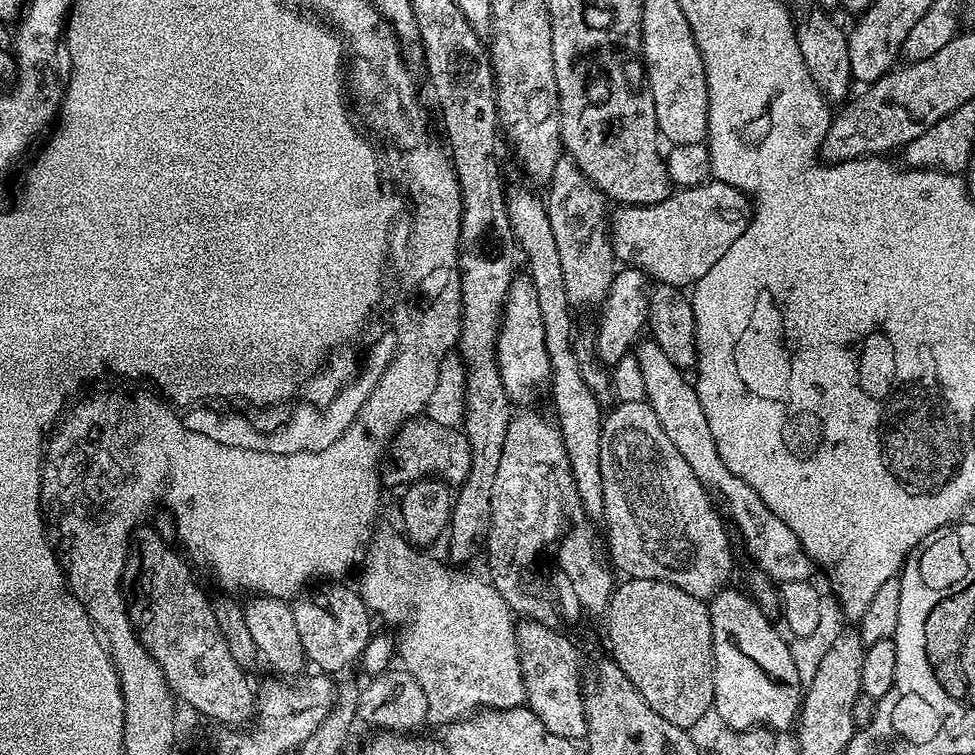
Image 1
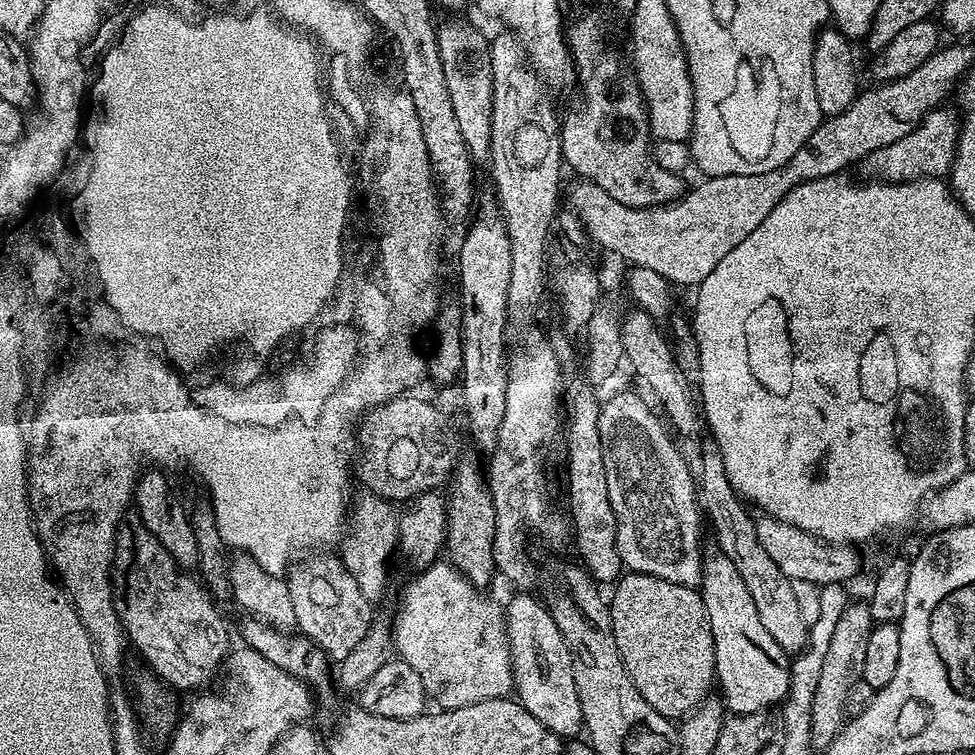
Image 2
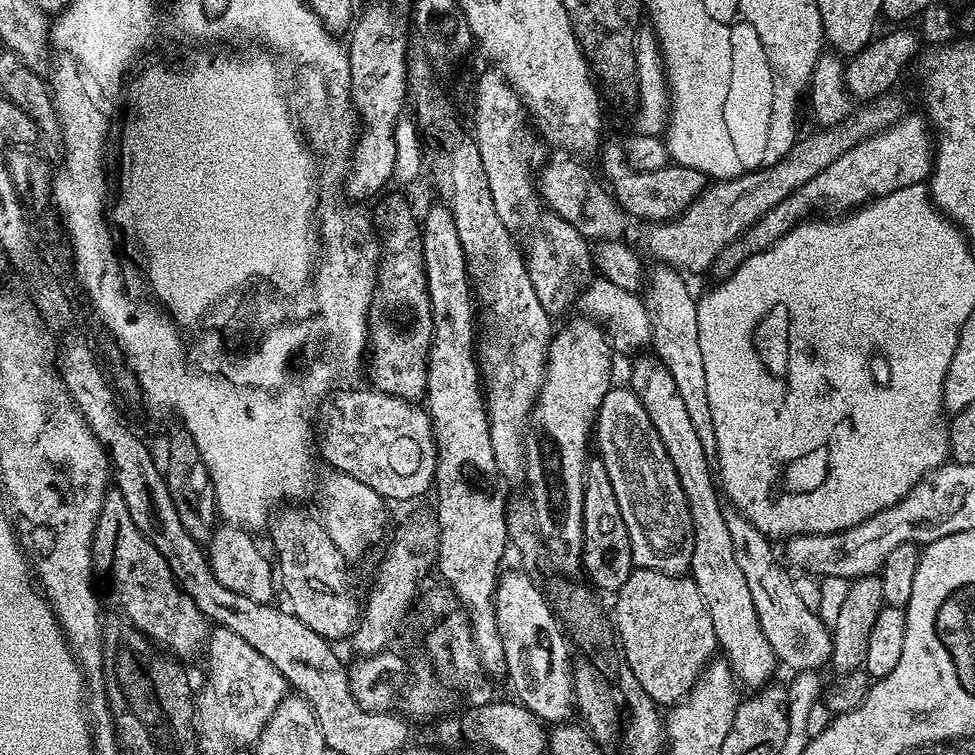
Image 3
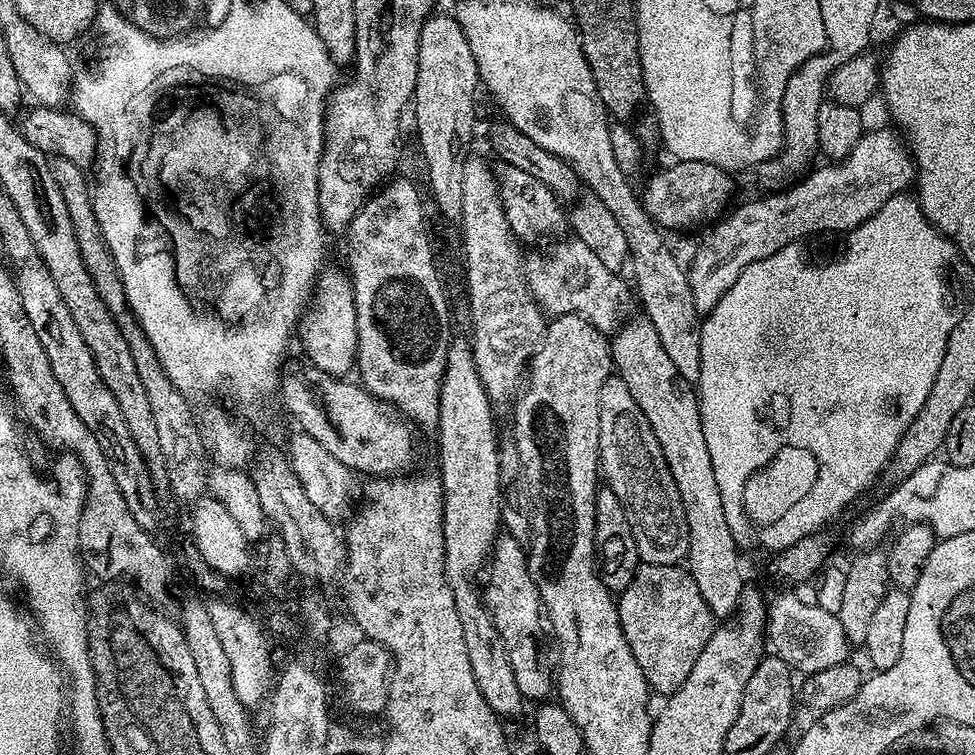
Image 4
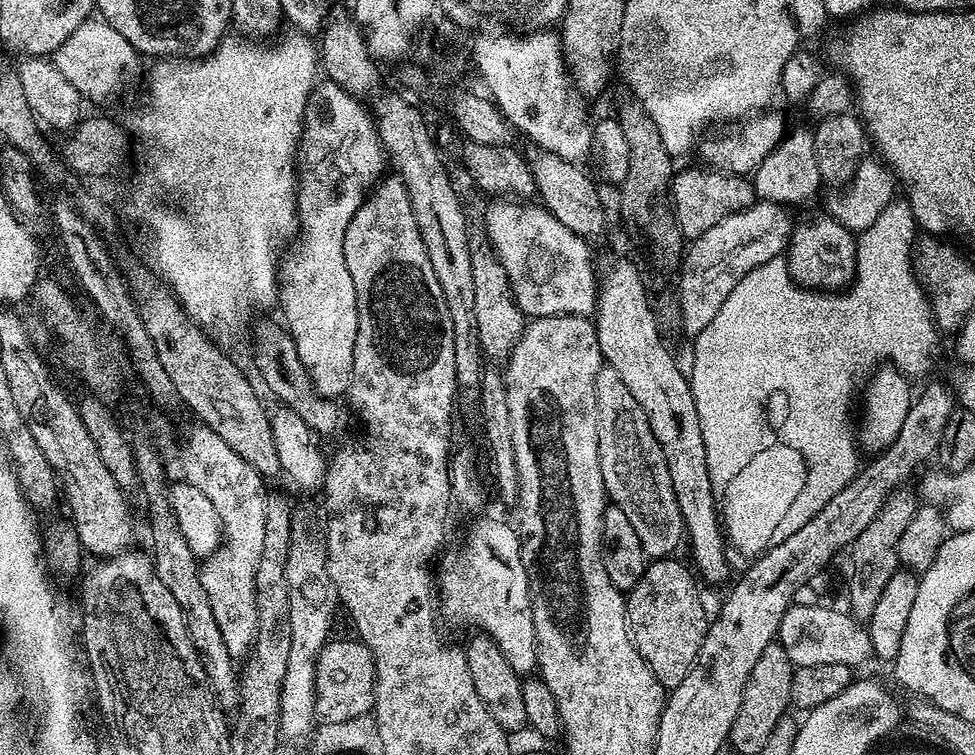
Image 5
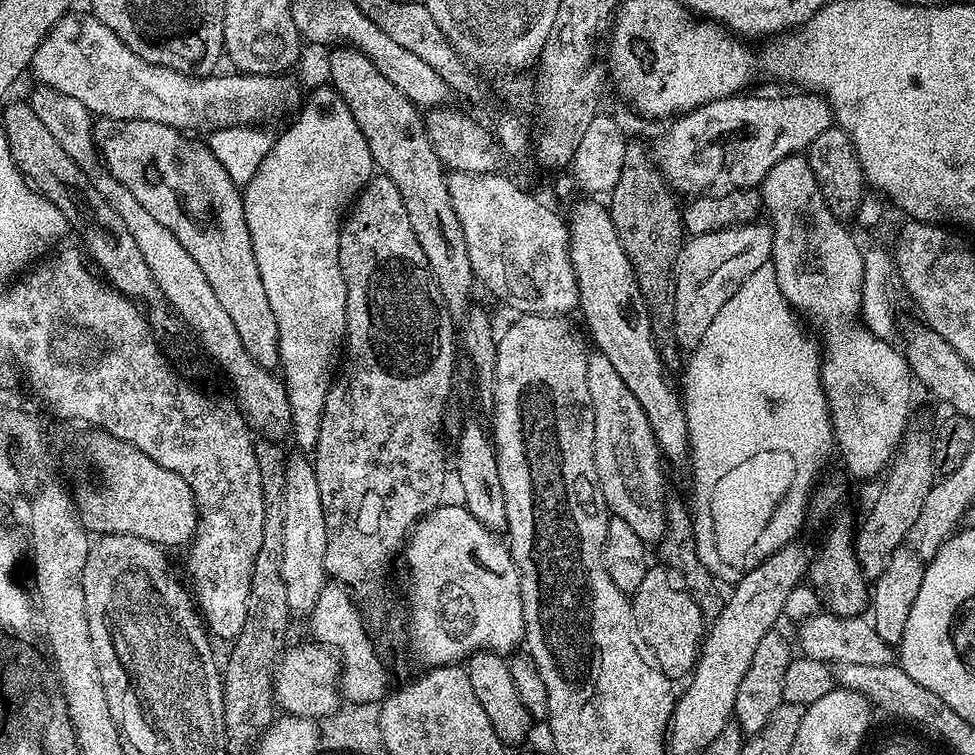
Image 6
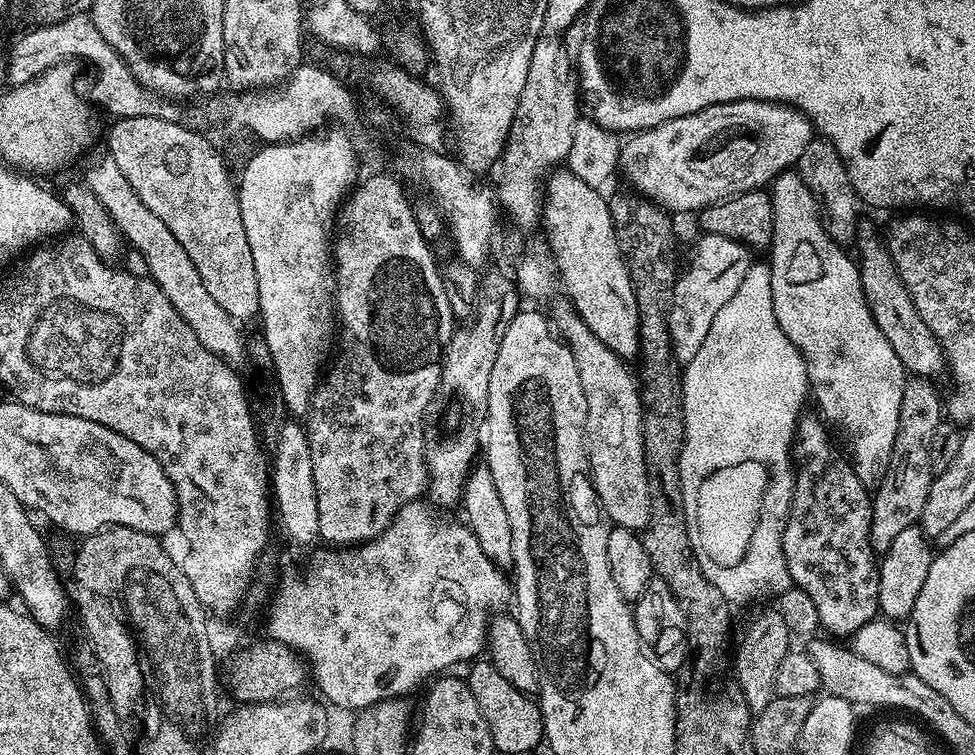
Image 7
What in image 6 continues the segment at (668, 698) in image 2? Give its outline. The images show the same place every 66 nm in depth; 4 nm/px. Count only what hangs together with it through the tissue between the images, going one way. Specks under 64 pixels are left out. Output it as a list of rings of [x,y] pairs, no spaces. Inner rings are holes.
[[[664,566],[649,567],[646,578],[642,578],[642,586],[631,593],[630,603],[635,631],[650,656],[652,651],[651,659],[655,667],[669,680],[683,681],[695,668],[696,657],[700,654],[700,645],[706,635],[704,611],[696,605],[687,588],[677,583],[673,573]]]

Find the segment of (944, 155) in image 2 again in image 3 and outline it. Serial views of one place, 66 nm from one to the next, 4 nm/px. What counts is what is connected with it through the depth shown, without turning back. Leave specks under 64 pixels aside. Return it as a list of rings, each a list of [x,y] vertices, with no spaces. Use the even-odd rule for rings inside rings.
[[[905,114],[897,124],[891,124],[884,131],[876,132],[870,138],[866,138],[858,146],[854,146],[854,150],[848,150],[846,154],[842,154],[842,158],[838,158],[833,164],[826,166],[826,170],[822,170],[822,174],[810,178],[810,182],[806,182],[806,186],[802,186],[798,191],[791,192],[789,196],[782,198],[782,202],[778,202],[763,218],[752,224],[751,228],[744,233],[742,242],[730,244],[721,252],[714,263],[715,271],[720,271],[720,274],[734,271],[749,254],[763,252],[771,244],[778,242],[778,238],[786,235],[791,228],[795,228],[797,224],[809,219],[815,213],[812,212],[815,208],[821,208],[824,211],[821,213],[824,214],[847,214],[853,209],[863,208],[870,201],[877,200],[879,196],[900,192],[906,186],[925,183],[932,175],[933,159],[934,132],[927,119],[923,115]]]

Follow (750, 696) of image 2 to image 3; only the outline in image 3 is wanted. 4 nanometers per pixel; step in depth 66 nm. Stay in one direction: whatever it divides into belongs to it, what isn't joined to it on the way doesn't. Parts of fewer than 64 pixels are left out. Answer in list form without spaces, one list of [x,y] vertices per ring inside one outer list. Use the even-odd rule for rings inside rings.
[[[655,358],[638,361],[632,368],[630,387],[642,402],[646,414],[650,414],[650,422],[654,422],[654,430],[658,430],[658,438],[662,438],[662,446],[666,446],[666,454],[670,462],[674,462],[678,482],[682,482],[682,494],[686,494],[686,506],[690,510],[690,522],[694,530],[690,575],[702,594],[702,602],[706,602],[706,610],[710,610],[710,622],[714,622],[714,634],[719,651],[723,659],[727,660],[728,665],[732,667],[732,673],[741,685],[749,684],[752,690],[759,690],[773,679],[772,671],[778,668],[778,661],[774,650],[770,650],[770,642],[766,642],[766,634],[762,634],[762,626],[754,610],[754,598],[750,598],[750,586],[746,586],[746,578],[734,558],[734,546],[730,542],[730,530],[727,529],[724,518],[725,505],[720,504],[722,496],[714,479],[713,463],[706,458],[702,450],[702,438],[698,438],[698,430],[694,430],[694,422],[690,422],[686,402],[678,398],[674,378],[670,378],[670,370],[665,364]]]

